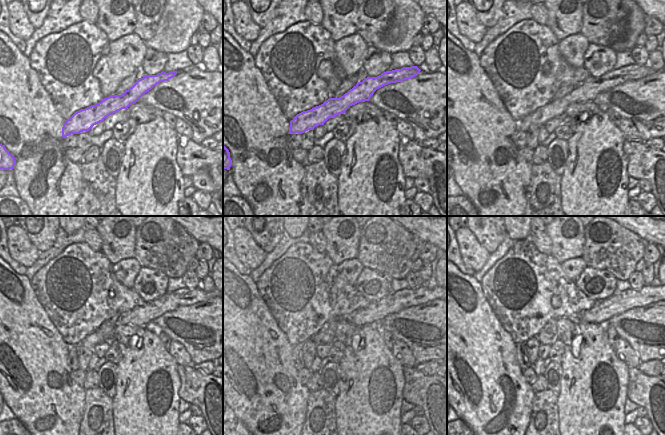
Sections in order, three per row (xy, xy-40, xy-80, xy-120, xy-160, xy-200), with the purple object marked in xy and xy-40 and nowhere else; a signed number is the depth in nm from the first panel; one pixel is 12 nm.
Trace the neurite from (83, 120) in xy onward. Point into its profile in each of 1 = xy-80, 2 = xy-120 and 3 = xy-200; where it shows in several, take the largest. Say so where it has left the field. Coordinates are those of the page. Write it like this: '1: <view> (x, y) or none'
1: xy-80 (587, 91)
2: xy-120 (142, 315)
3: xy-200 (621, 301)

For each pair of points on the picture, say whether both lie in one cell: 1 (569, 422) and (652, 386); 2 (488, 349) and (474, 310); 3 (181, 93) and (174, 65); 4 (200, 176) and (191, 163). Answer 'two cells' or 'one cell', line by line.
1: two cells
2: one cell
3: two cells
4: two cells

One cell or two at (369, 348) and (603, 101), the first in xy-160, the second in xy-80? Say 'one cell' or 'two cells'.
two cells

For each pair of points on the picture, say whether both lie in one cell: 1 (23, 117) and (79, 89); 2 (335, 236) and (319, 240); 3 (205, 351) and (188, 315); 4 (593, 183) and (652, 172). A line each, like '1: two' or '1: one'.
1: two
2: two
3: one
4: two

